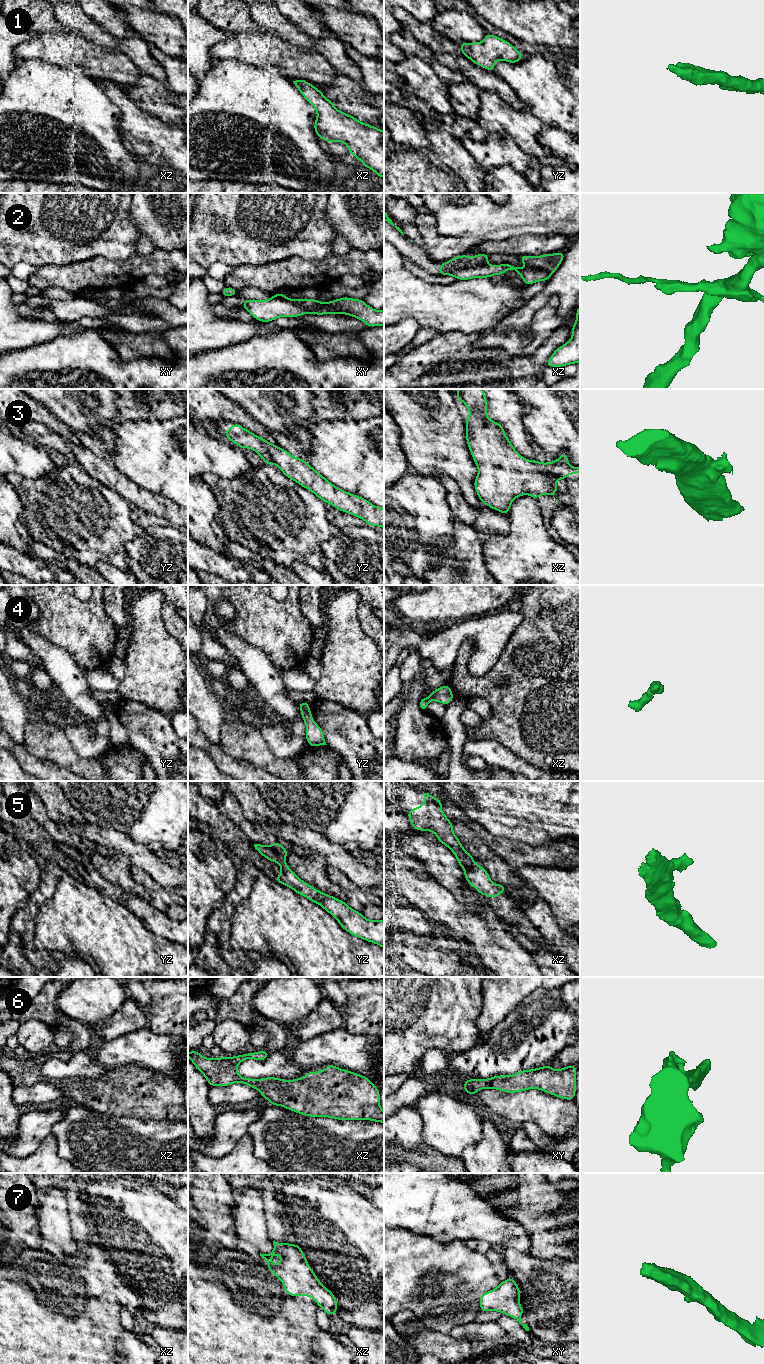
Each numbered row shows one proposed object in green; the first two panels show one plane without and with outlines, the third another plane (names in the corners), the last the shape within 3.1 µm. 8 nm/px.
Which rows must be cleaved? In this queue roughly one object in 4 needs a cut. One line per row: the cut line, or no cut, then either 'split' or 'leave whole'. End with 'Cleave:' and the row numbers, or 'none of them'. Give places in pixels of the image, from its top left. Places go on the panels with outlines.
1: cut none; leave whole
2: cut xy (272, 297), (293, 301), (313, 313); split
3: cut xz (535, 468), (538, 471), (550, 473), (558, 478); split
4: cut none; leave whole
5: cut yz (271, 845), (284, 859); split
6: cut none; leave whole
7: cut none; leave whole
Cleave: 2, 3, 5

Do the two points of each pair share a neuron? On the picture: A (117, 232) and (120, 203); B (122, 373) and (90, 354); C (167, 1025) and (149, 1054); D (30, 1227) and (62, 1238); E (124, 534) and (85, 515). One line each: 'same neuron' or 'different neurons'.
A: same neuron
B: same neuron
C: different neurons
D: different neurons
E: same neuron

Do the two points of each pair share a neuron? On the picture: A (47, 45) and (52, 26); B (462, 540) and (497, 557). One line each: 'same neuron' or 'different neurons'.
A: different neurons
B: different neurons

